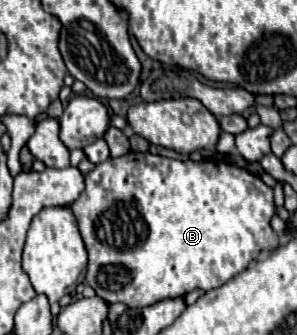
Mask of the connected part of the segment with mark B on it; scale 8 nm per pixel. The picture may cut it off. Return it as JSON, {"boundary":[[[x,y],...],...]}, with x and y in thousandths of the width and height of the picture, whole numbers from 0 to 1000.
{"boundary":[[[438,451],[397,475],[364,475],[337,493],[323,493],[316,510],[290,522],[290,564],[283,576],[236,612],[263,678],[269,701],[290,725],[296,743],[296,809],[290,809],[290,845],[323,869],[330,887],[343,887],[364,904],[418,904],[431,916],[498,916],[519,910],[545,893],[593,893],[613,887],[653,863],[721,863],[741,857],[747,845],[774,839],[795,815],[822,809],[855,767],[869,767],[882,749],[923,749],[923,737],[943,731],[936,696],[909,678],[909,654],[929,642],[929,612],[923,612],[923,576],[916,558],[902,558],[875,528],[835,516],[828,504],[781,493],[768,481],[734,481],[734,475],[687,475],[687,481],[593,481],[566,475],[545,463],[512,463],[512,457],[471,457],[471,451]]]}

